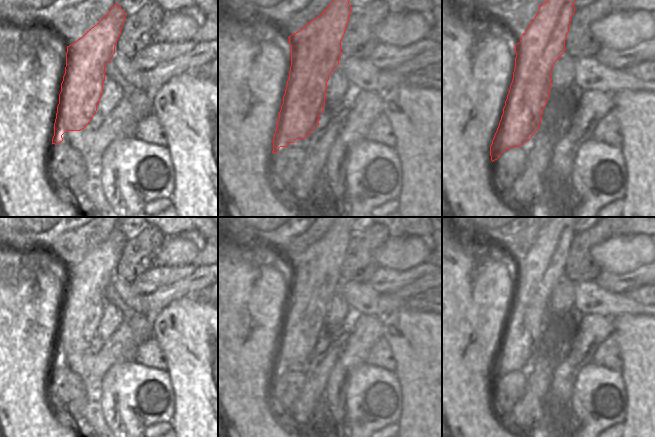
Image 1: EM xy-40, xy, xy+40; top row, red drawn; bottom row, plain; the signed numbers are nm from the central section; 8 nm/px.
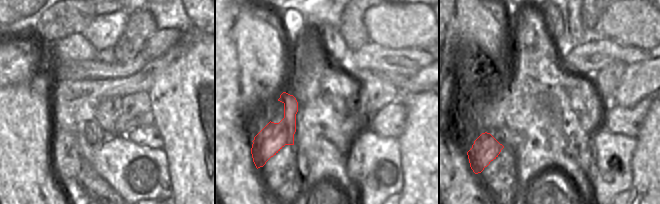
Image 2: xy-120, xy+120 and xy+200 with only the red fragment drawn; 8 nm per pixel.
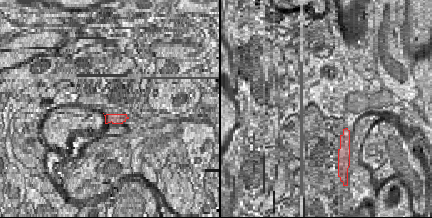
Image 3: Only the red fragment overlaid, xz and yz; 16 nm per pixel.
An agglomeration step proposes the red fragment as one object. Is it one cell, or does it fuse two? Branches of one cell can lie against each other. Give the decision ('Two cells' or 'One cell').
One cell

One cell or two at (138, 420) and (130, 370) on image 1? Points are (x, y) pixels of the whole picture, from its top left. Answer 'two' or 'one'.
one

